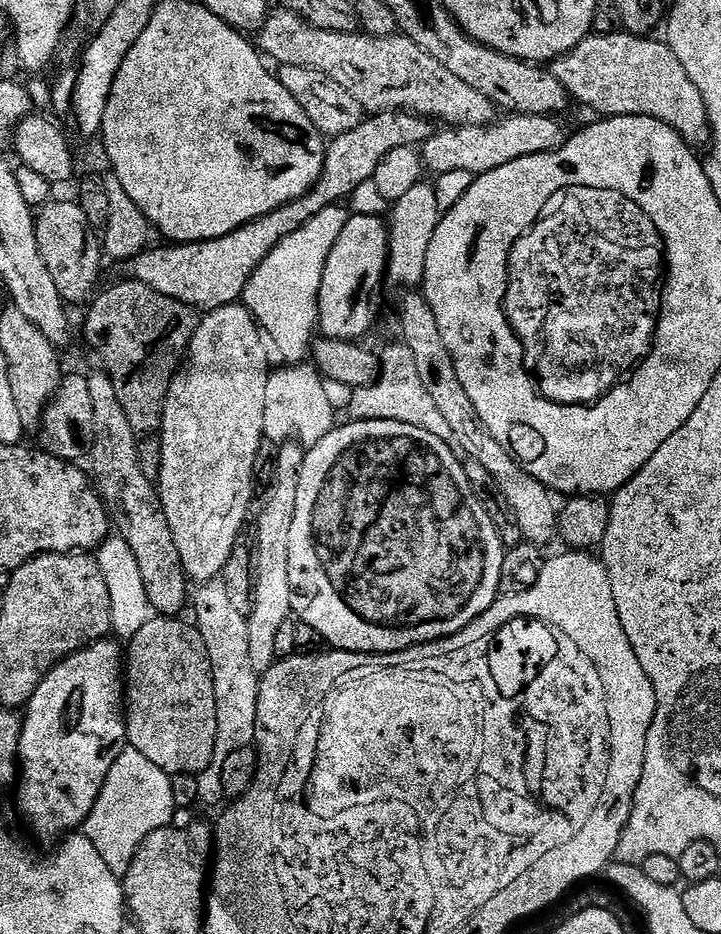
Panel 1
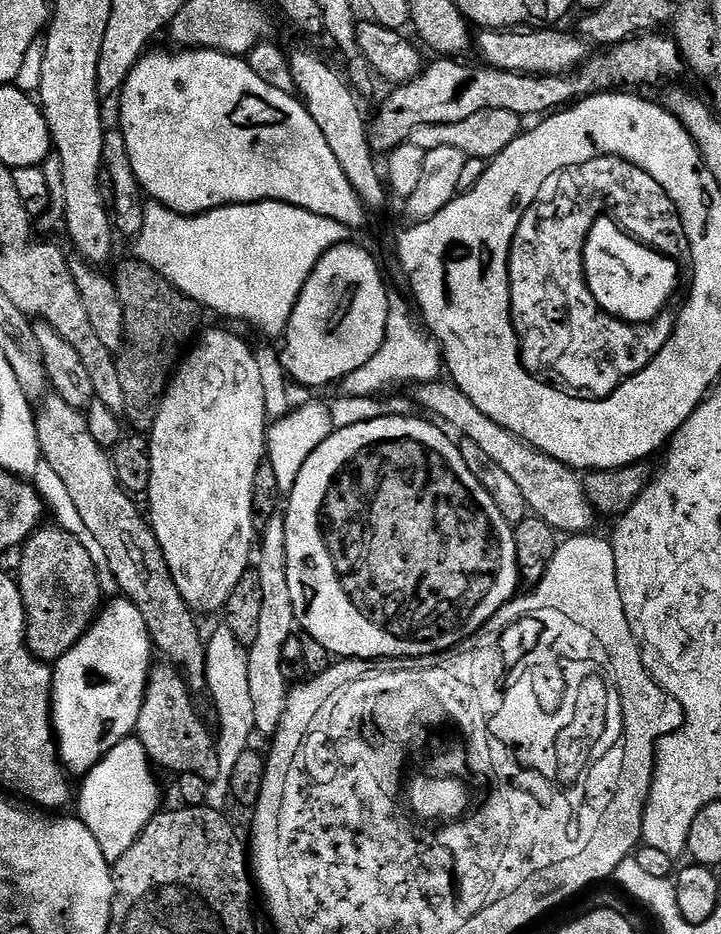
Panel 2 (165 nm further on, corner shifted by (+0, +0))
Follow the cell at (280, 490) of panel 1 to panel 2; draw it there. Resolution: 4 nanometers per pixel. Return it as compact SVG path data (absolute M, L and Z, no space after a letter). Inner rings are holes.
M278 514L270 518L270 522L262 529L261 538L258 540L258 560L260 556L260 580L258 586L262 590L262 618L258 618L258 638L254 638L251 648L247 649L249 682L251 691L251 701L254 702L254 726L255 731L265 738L276 735L278 726L282 722L282 714L286 710L288 701L289 681L284 681L284 647L289 638L294 634L297 627L296 615L294 614L294 602L290 602L290 586L286 582L286 526L283 515Z

